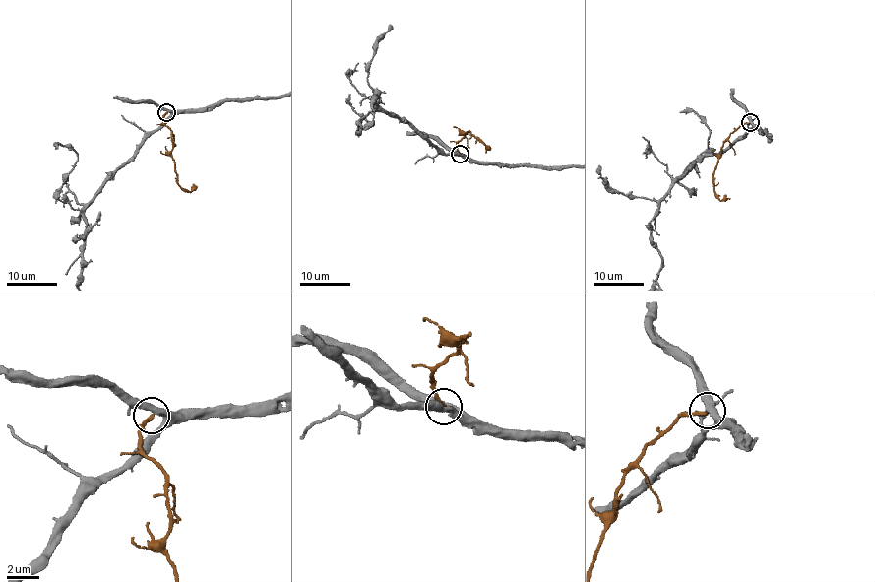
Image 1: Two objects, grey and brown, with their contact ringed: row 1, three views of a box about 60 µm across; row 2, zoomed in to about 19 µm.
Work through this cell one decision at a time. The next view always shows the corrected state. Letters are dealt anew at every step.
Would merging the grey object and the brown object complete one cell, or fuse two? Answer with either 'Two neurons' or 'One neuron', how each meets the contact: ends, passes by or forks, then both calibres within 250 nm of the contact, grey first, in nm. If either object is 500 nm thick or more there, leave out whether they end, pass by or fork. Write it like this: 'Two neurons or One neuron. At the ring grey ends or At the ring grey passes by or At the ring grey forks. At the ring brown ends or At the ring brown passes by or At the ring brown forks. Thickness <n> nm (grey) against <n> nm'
Two neurons. At the ring grey passes by. At the ring brown ends. Thickness 420 nm (grey) against 220 nm

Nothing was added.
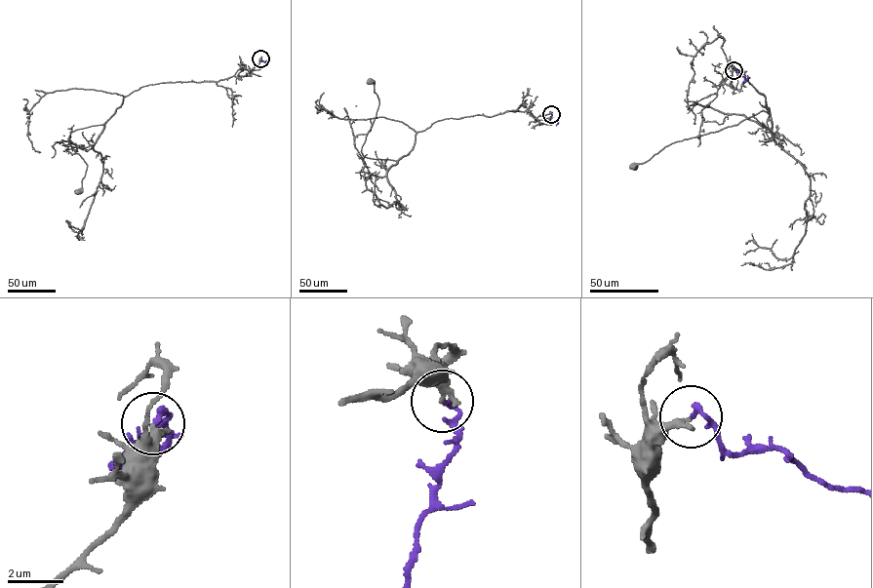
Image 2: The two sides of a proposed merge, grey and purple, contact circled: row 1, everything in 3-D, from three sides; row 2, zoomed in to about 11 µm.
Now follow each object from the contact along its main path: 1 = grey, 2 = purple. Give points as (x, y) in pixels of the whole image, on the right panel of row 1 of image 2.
1: (734, 69), (733, 88), (720, 82), (732, 64), (764, 96), (769, 114), (672, 142), (633, 166)
2: (734, 69), (744, 74), (745, 81), (747, 77)

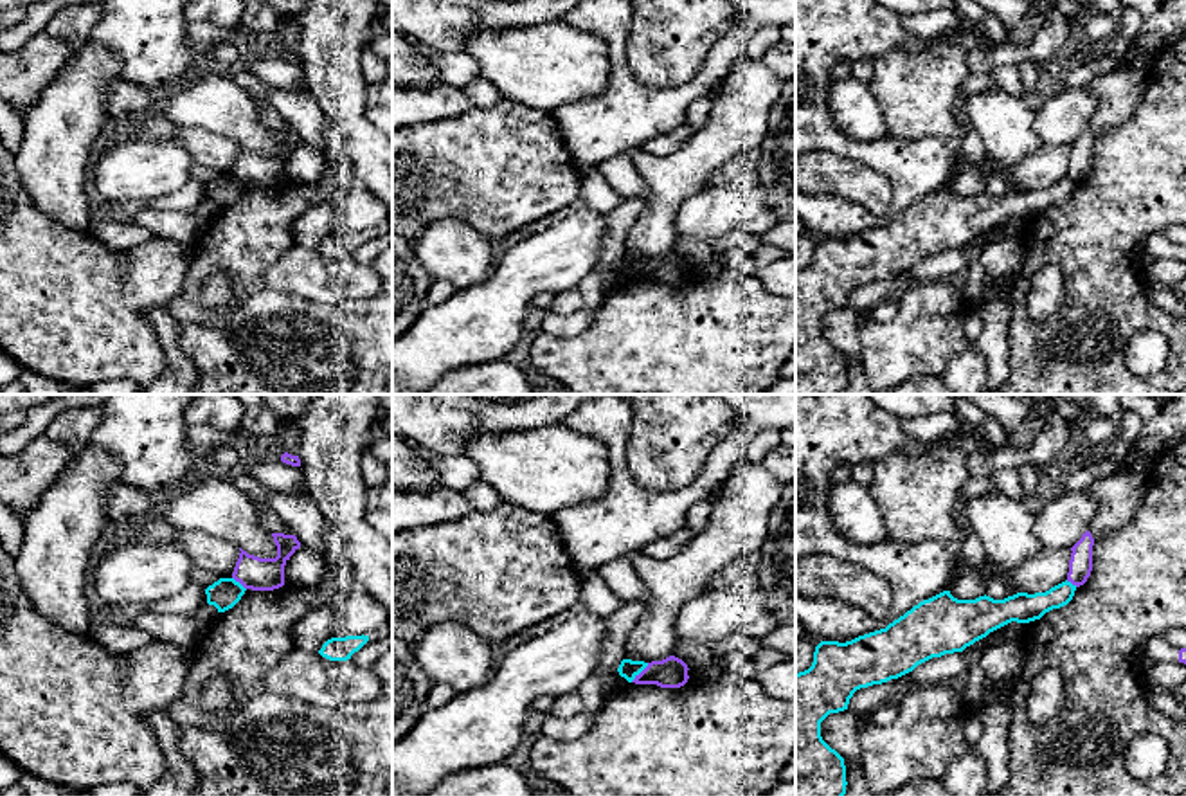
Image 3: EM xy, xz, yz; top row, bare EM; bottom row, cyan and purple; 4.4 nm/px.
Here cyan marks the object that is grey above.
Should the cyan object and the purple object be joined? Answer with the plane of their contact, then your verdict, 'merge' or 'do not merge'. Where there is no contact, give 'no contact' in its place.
meets cyan in xz; do not merge

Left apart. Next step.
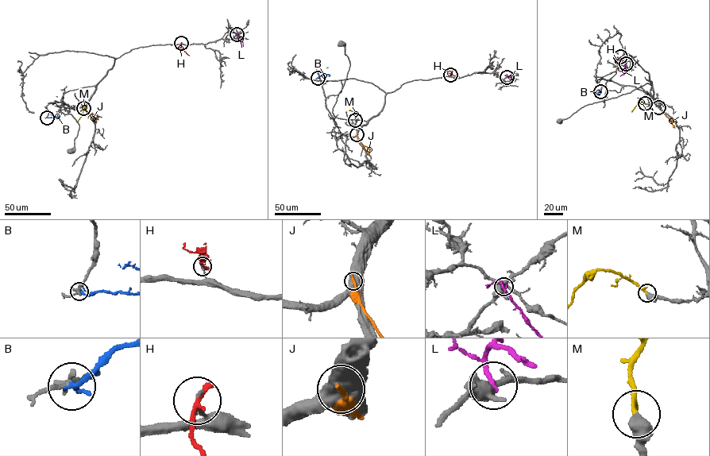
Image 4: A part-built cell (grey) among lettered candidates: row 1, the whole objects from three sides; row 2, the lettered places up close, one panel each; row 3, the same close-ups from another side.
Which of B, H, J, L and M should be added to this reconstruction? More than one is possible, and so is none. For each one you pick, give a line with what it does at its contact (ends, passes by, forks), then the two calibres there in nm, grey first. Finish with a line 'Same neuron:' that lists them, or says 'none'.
M: it ends | 550/200 nm
Same neuron: M

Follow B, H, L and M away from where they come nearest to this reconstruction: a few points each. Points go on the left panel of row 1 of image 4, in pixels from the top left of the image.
B: (47, 117), (58, 118)
H: (181, 43), (180, 48), (189, 56)
L: (237, 34), (243, 46)
M: (83, 108), (77, 121)

